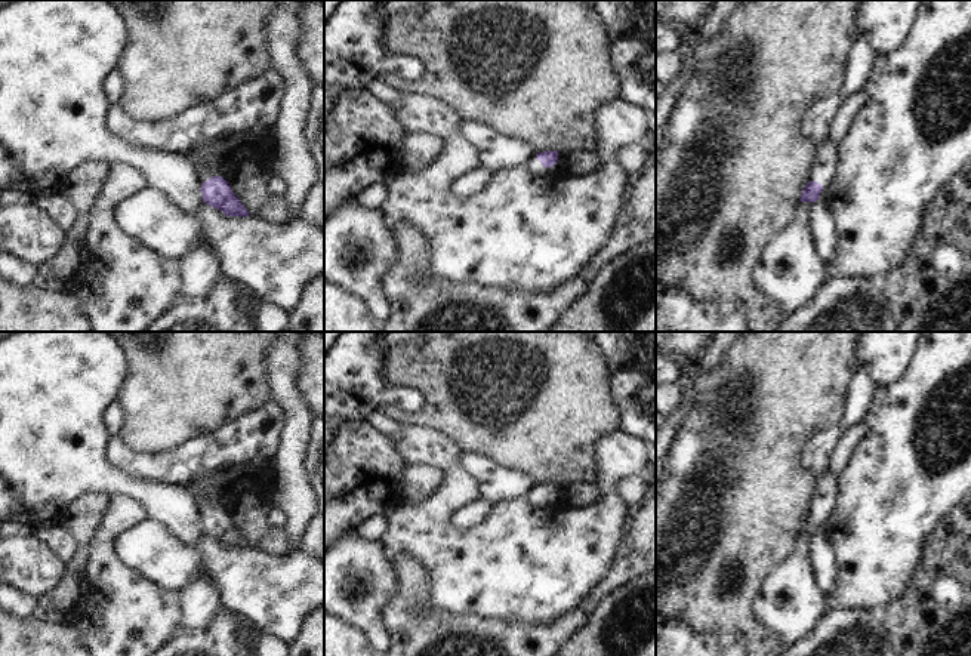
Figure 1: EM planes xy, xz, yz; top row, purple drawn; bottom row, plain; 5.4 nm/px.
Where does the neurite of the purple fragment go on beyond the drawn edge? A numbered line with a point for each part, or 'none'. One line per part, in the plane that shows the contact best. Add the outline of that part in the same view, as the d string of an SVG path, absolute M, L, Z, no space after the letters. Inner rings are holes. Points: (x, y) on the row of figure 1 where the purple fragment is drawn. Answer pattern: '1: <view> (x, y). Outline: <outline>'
1: xy (203, 172). Outline: M189 151L185 154L185 157L194 164L195 173L203 184L204 181L210 179L212 176L218 176L218 173L212 173L210 167L201 163L197 163L191 155Z

